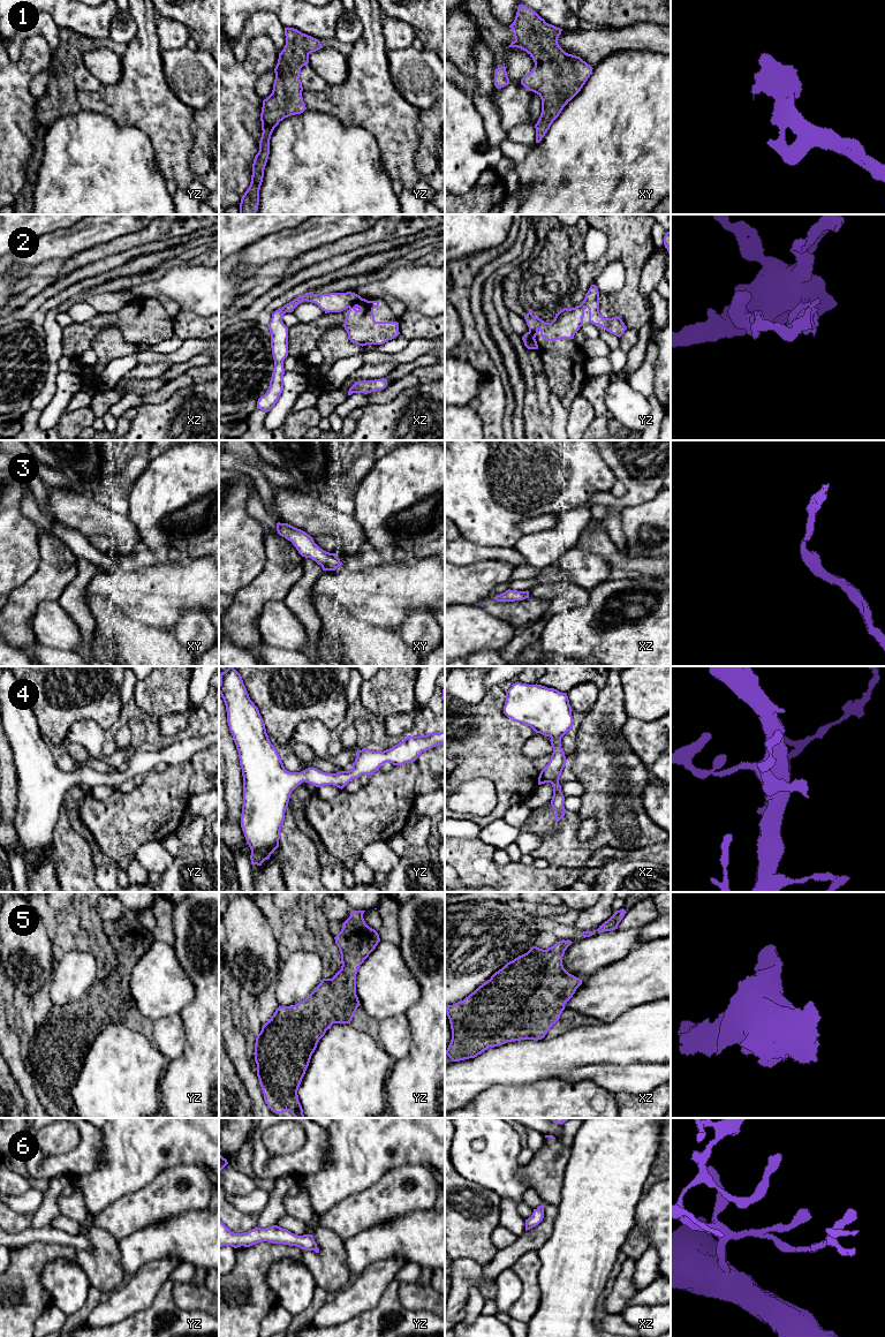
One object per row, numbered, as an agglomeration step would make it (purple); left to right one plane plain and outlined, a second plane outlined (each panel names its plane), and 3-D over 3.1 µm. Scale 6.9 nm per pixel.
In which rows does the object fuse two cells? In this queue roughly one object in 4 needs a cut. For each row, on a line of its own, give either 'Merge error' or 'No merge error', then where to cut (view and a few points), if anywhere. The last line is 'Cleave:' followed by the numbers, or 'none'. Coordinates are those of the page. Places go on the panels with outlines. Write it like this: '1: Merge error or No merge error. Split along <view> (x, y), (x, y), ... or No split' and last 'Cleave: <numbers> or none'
1: No merge error. No split
2: Merge error. Split along xz (361, 297), (349, 308)
3: No merge error. No split
4: No merge error. No split
5: No merge error. No split
6: No merge error. No split
Cleave: 2

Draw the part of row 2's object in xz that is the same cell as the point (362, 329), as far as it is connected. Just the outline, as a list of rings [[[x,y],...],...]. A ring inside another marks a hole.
[[[361,299],[348,310],[345,324],[350,342],[358,346],[383,345],[396,338],[398,322],[376,322],[373,309],[379,307],[379,301]]]

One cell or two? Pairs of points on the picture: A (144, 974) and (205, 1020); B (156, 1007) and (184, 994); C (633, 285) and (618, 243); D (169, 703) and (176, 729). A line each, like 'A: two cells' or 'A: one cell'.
A: two cells
B: one cell
C: one cell
D: two cells

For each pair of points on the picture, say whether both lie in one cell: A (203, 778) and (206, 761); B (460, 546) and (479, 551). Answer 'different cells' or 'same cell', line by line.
A: same cell
B: same cell

